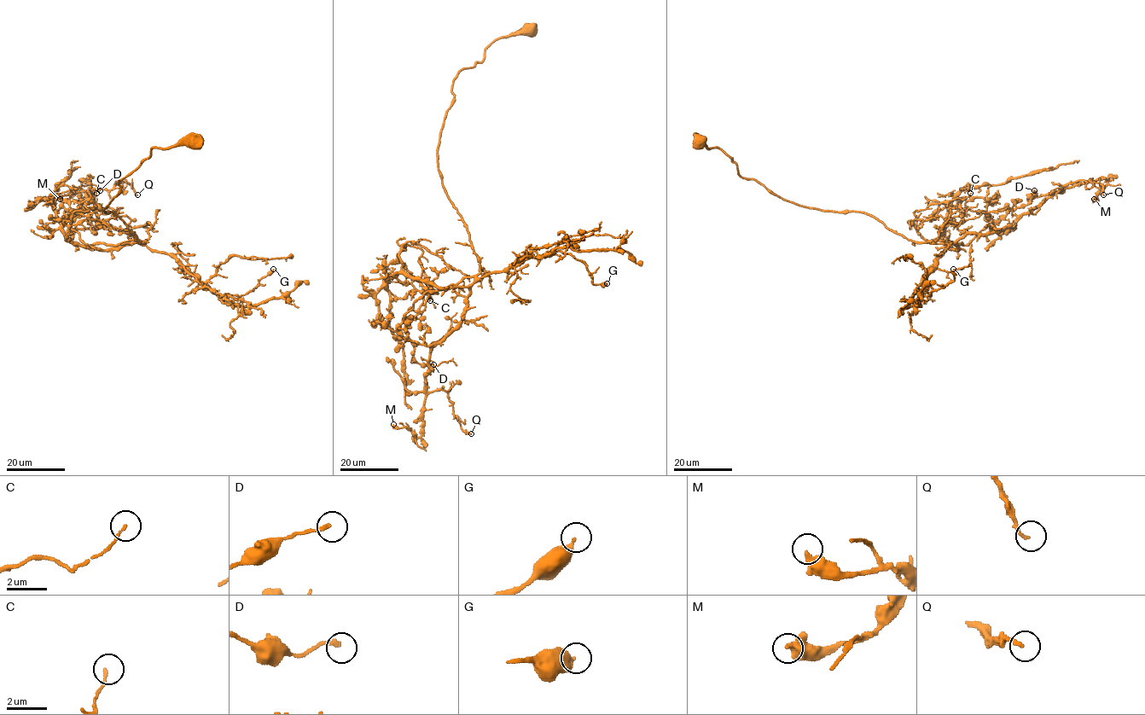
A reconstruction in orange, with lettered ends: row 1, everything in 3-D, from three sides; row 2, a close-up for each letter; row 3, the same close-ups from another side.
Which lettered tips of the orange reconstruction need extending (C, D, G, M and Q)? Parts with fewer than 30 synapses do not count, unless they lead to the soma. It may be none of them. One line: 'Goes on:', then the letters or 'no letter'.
Goes on: no letter

